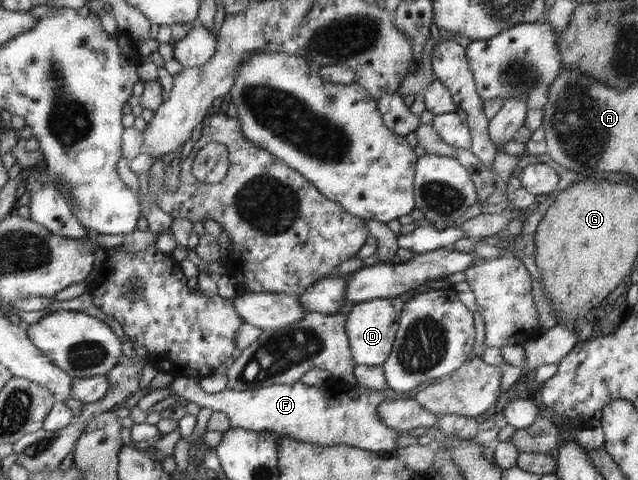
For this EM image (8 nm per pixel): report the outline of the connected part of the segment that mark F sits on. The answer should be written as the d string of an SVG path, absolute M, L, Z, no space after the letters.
M176 377L172 383L168 384L168 389L173 390L176 396L183 397L188 402L197 404L201 409L208 408L212 409L212 411L224 413L230 419L231 428L274 432L275 434L280 434L280 436L293 437L298 442L317 444L318 446L348 445L369 450L370 452L394 453L396 451L396 435L405 433L392 430L386 426L385 421L381 418L381 411L379 411L381 405L385 404L386 401L396 401L396 393L390 400L386 393L379 393L379 391L375 390L356 391L358 397L352 397L350 395L350 387L344 387L346 397L328 397L330 399L328 401L326 397L318 395L326 387L314 388L297 382L292 385L263 386L262 388L242 392L225 390L216 394L205 393L201 389L198 379L192 377Z

